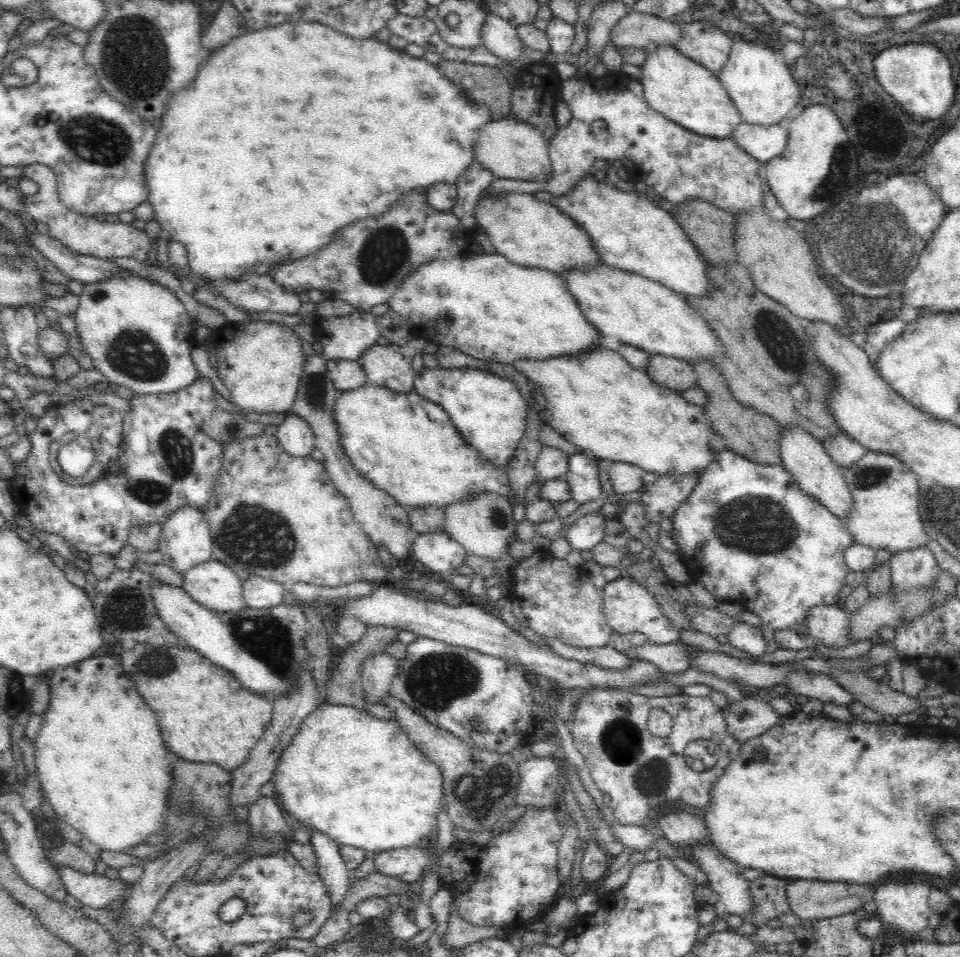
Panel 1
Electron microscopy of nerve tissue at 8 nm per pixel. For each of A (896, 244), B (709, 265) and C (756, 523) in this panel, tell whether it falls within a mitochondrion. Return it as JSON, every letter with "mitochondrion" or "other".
{"A":"mitochondrion","B":"other","C":"mitochondrion"}

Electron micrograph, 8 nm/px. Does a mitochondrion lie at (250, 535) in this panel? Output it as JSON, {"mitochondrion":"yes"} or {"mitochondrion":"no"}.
{"mitochondrion":"yes"}

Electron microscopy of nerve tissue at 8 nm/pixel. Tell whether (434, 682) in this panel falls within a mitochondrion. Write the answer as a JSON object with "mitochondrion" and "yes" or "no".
{"mitochondrion":"yes"}

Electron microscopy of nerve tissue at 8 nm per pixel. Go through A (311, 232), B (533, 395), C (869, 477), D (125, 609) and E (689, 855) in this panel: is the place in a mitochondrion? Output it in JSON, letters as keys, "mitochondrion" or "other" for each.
{"A":"other","B":"other","C":"mitochondrion","D":"mitochondrion","E":"other"}

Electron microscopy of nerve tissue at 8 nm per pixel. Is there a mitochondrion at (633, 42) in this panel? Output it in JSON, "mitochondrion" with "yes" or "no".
{"mitochondrion":"no"}

